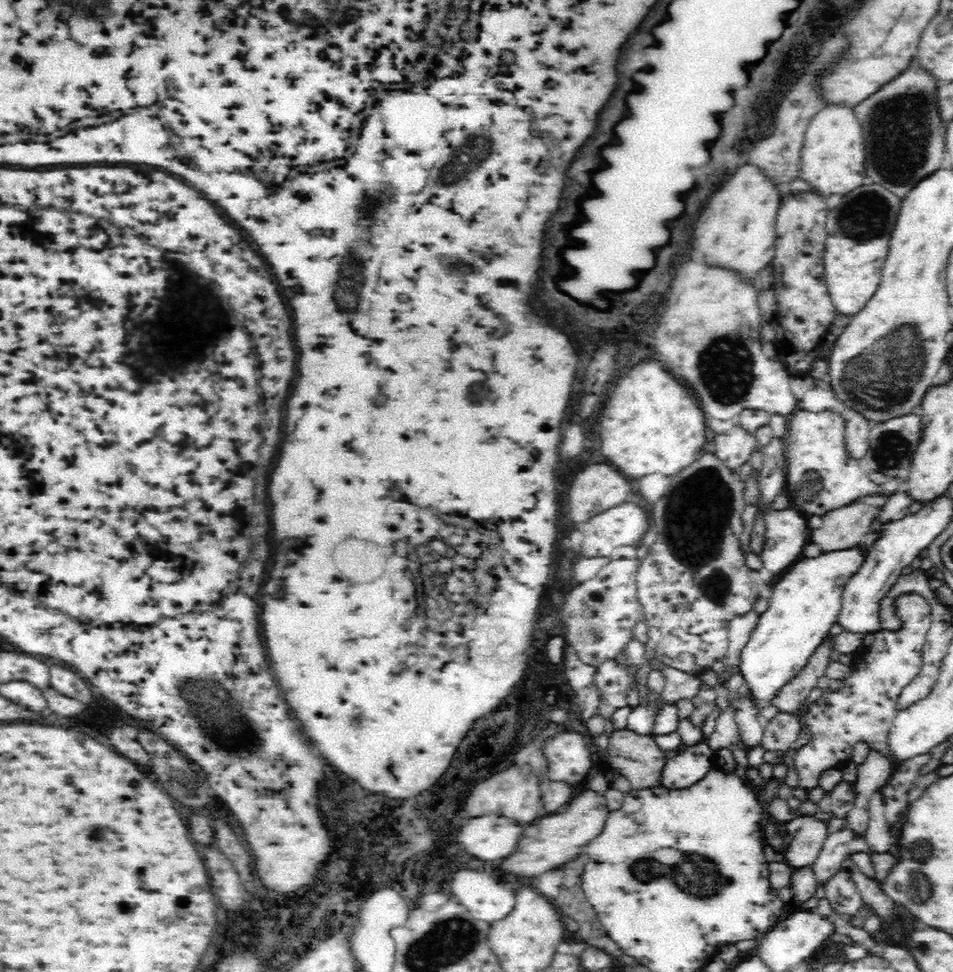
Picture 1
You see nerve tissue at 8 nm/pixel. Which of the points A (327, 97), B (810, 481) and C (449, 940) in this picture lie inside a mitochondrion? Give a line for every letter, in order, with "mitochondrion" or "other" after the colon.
A: other
B: mitochondrion
C: mitochondrion

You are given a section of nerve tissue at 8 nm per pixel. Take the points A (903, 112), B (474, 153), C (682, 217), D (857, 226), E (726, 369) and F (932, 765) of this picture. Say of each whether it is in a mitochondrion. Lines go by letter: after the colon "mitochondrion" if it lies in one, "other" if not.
A: mitochondrion
B: mitochondrion
C: other
D: mitochondrion
E: mitochondrion
F: other

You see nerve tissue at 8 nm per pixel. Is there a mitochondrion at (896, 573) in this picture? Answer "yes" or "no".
no

